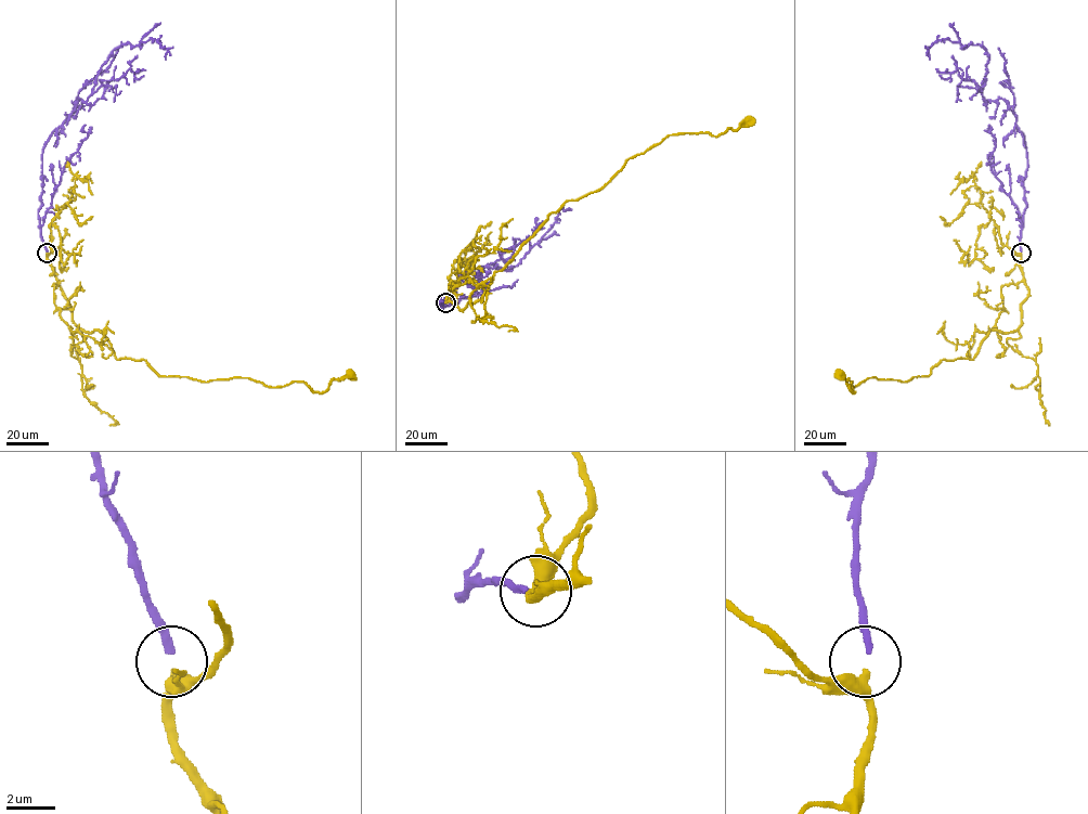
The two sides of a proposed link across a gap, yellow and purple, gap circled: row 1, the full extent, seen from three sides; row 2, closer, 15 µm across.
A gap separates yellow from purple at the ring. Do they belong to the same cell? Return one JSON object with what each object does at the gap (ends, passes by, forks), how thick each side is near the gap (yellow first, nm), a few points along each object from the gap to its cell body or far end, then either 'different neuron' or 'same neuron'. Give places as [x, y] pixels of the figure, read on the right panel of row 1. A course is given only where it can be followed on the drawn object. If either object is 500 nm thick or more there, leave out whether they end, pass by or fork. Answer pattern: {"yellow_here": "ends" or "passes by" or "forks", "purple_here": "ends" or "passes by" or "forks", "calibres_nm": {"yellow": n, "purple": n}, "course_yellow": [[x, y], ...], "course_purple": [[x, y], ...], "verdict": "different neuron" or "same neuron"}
{"yellow_here": "passes by", "purple_here": "ends", "calibres_nm": {"yellow": 360, "purple": 320}, "course_yellow": [[1020, 253], [1030, 294], [1017, 330], [989, 330], [972, 359], [909, 380], [852, 382], [854, 392], [839, 375]], "course_purple": [[1021, 252], [1027, 155], [1008, 103], [984, 100], [986, 50], [941, 39], [928, 48], [930, 59]], "verdict": "same neuron"}

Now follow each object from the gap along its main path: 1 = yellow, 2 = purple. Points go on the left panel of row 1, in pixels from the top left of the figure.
1: (47, 253), (73, 321), (99, 330), (117, 359), (144, 360), (158, 375), (301, 382), (320, 392), (349, 375)
2: (47, 252), (38, 210), (44, 144), (78, 98), (92, 93), (118, 47), (155, 39), (166, 59)

